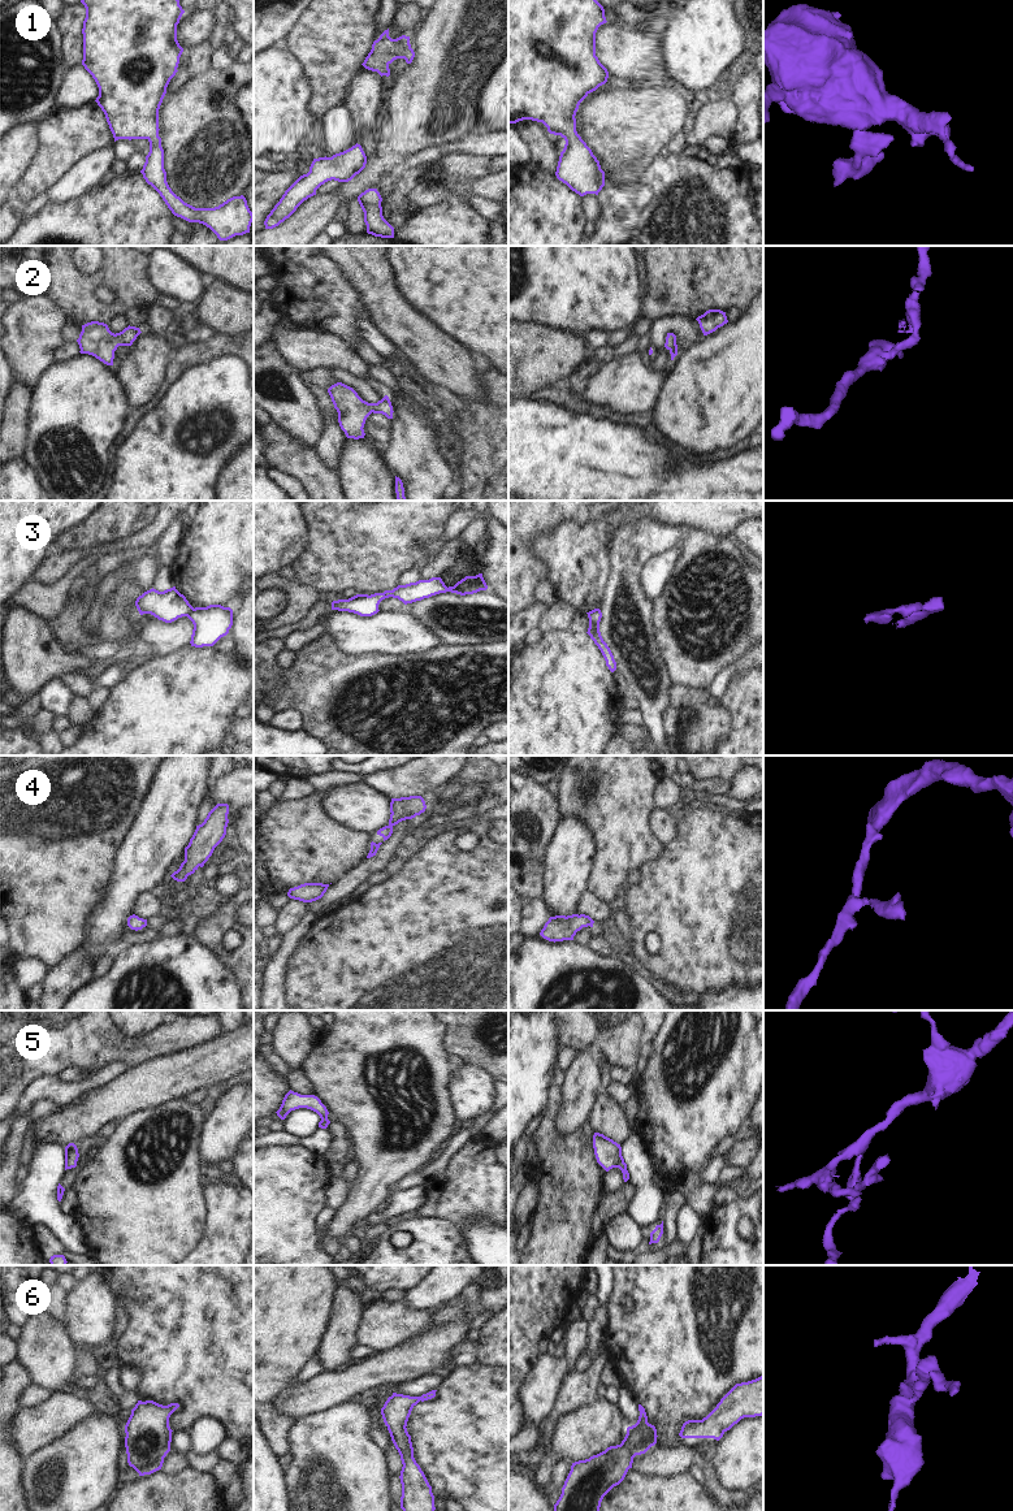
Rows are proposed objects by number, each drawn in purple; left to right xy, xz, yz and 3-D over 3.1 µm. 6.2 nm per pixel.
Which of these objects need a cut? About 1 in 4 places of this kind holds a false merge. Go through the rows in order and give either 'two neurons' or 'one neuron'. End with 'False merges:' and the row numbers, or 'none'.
1: one neuron
2: one neuron
3: two neurons
4: one neuron
5: one neuron
6: one neuron
False merges: 3

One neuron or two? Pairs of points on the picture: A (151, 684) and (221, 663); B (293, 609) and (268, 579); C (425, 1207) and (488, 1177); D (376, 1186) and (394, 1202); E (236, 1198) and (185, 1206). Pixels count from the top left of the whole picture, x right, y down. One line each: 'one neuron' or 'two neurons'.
A: one neuron
B: one neuron
C: one neuron
D: two neurons
E: two neurons

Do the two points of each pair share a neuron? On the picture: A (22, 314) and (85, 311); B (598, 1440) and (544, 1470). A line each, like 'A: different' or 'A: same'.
A: different
B: same

